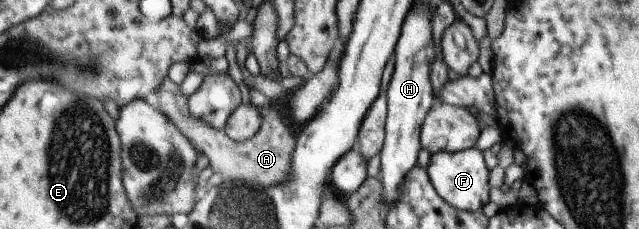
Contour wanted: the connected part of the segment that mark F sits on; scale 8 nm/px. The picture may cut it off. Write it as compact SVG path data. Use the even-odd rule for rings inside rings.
M476 147L450 153L445 151L431 153L424 169L435 192L457 210L479 211L489 202L488 170L483 163L481 151Z

